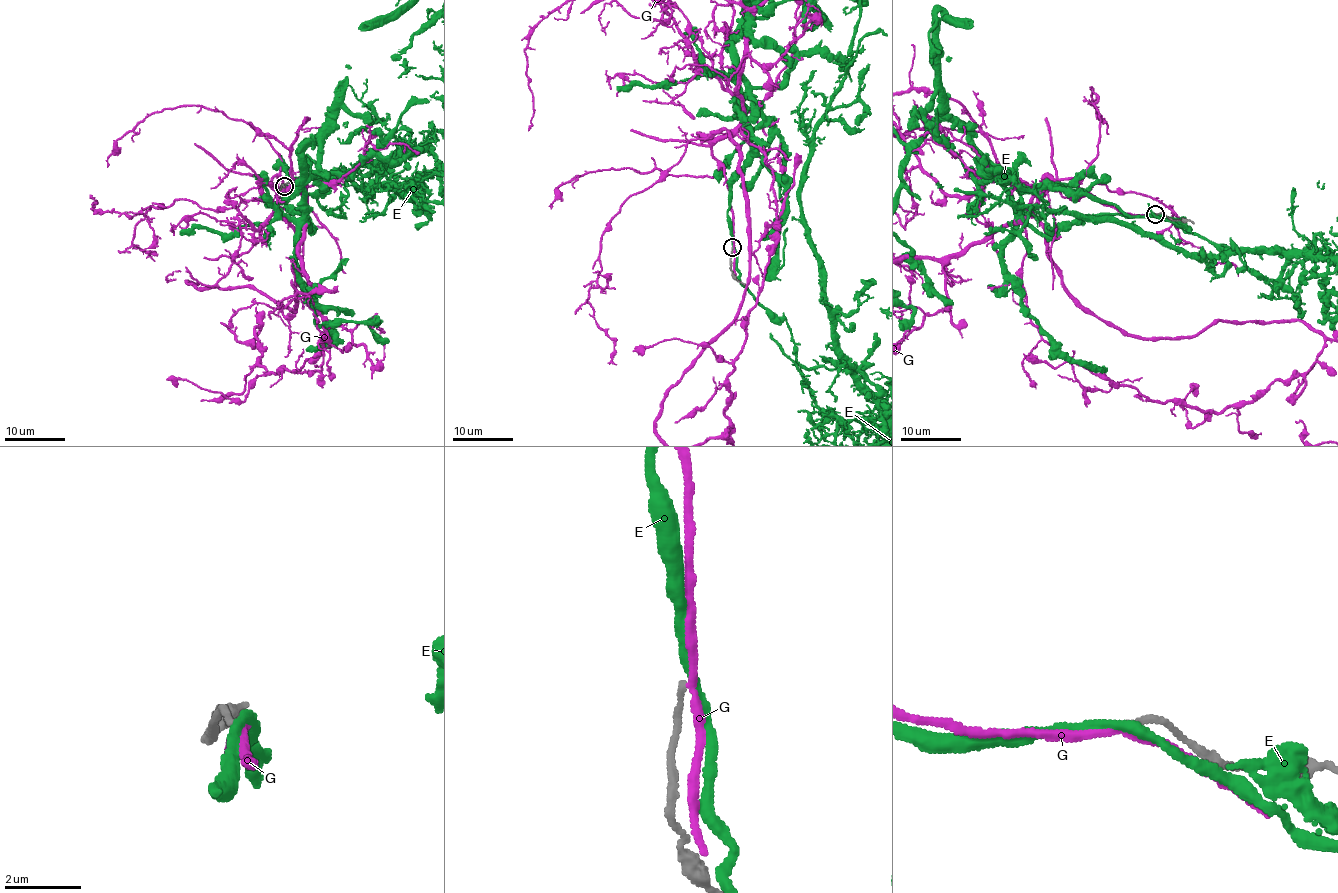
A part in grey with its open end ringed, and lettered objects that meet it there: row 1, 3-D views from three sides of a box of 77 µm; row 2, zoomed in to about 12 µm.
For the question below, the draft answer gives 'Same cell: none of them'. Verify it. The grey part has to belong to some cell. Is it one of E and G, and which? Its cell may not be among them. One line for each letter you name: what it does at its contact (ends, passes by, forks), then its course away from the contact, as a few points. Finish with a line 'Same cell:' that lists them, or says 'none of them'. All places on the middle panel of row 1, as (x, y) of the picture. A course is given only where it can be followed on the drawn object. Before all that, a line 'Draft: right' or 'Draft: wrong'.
Draft: right
Same cell: none of them

